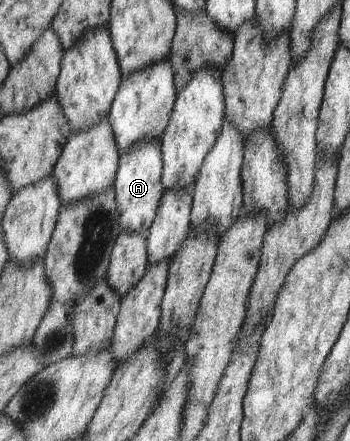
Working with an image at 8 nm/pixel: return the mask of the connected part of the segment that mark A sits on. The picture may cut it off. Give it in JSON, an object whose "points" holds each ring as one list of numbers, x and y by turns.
{"points":[[161,137,141,140,132,145,126,154,121,155,119,166,115,178,115,191,121,214,121,227,124,232,148,233,159,215,160,201,166,191,163,185,165,166]]}

